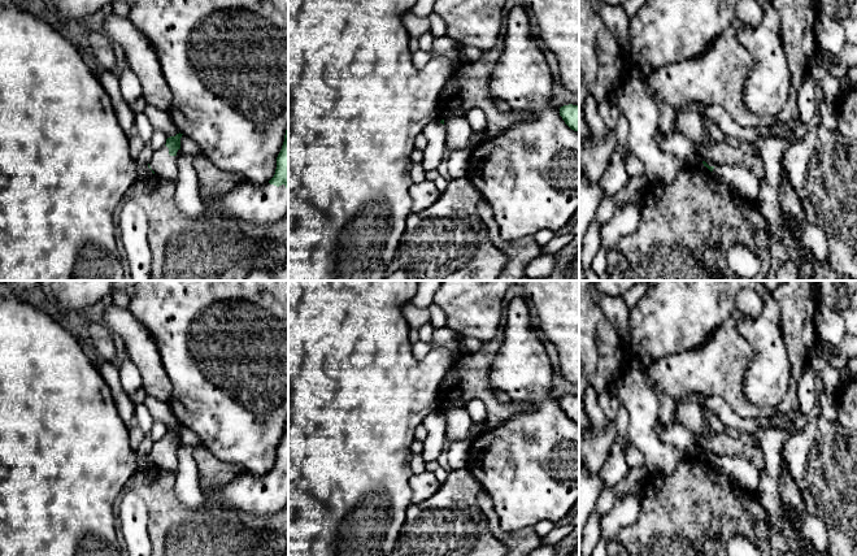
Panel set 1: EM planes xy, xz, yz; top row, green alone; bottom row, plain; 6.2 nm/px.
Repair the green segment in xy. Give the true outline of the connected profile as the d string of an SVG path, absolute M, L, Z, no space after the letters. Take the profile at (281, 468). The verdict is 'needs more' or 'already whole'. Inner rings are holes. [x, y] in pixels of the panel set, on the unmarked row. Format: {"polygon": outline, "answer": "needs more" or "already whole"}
{"polygon": "M288 417L274 468L261 477L236 477L216 492L213 500L256 517L273 516L288 504Z", "answer": "needs more"}

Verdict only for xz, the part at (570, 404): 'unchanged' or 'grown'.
unchanged

